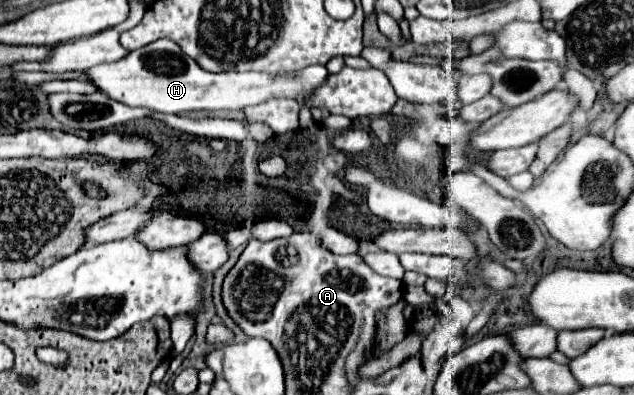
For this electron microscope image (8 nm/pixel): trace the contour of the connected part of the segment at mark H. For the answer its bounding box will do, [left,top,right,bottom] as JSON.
[81,39,327,113]

